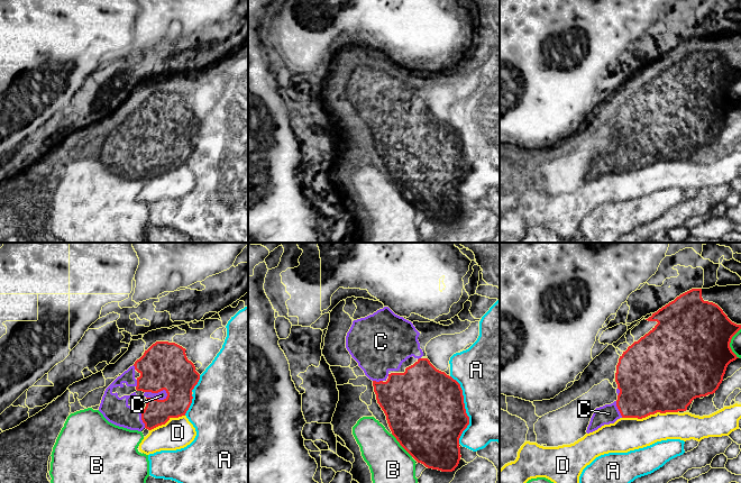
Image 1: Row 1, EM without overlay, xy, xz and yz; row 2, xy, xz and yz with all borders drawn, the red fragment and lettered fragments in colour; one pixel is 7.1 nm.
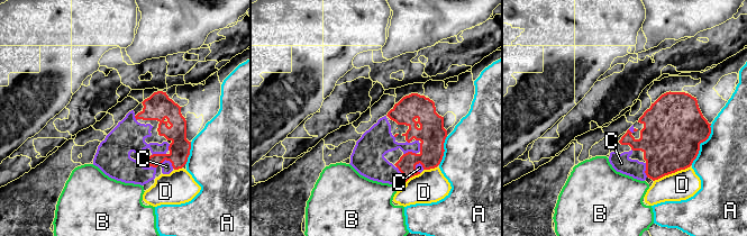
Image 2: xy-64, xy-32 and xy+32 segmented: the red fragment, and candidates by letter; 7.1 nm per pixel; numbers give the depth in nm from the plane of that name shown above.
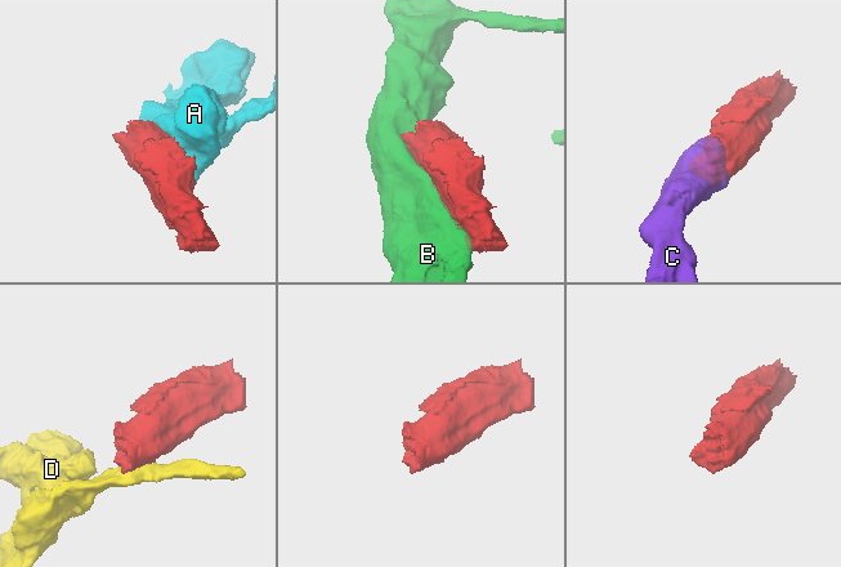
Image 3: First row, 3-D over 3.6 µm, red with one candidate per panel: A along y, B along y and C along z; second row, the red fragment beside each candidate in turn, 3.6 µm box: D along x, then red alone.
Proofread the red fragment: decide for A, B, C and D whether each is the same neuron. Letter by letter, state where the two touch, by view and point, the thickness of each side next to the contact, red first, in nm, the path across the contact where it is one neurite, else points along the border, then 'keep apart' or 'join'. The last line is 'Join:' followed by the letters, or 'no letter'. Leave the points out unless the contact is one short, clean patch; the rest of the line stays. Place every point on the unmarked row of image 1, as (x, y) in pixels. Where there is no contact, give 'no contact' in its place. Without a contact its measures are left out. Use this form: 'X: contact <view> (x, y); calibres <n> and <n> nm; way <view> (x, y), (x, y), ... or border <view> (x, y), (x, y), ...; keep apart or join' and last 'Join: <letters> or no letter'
A: contact xz (465, 157); calibres 500 and 500 nm; keep apart
B: contact xz (401, 193); calibres 500 and 320 nm; keep apart
C: contact xy (157, 140); calibres 340 and 60 nm; join
D: contact xy (166, 170); calibres 190 and 220 nm; keep apart
Join: C

